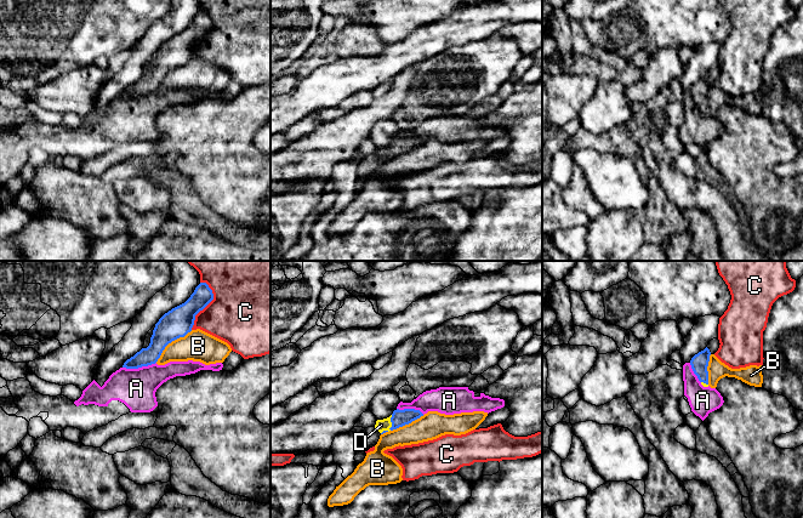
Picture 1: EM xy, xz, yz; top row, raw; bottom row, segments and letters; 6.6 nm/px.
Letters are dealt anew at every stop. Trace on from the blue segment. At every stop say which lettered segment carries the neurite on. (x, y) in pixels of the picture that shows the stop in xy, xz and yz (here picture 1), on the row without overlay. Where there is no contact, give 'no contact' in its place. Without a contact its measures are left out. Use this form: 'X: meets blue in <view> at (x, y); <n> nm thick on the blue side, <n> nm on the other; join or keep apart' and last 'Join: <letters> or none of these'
A: meets blue in xy at (138, 95); 120 nm thick on the blue side, 260 nm on the other; keep apart
B: meets blue in xy at (171, 69); 190 nm thick on the blue side, 200 nm on the other; keep apart
C: meets blue in xy at (205, 34); 190 nm thick on the blue side, 420 nm on the other; keep apart
D: meets blue in xz at (392, 154); 110 nm thick on the blue side, 80 nm on the other; join
Join: D

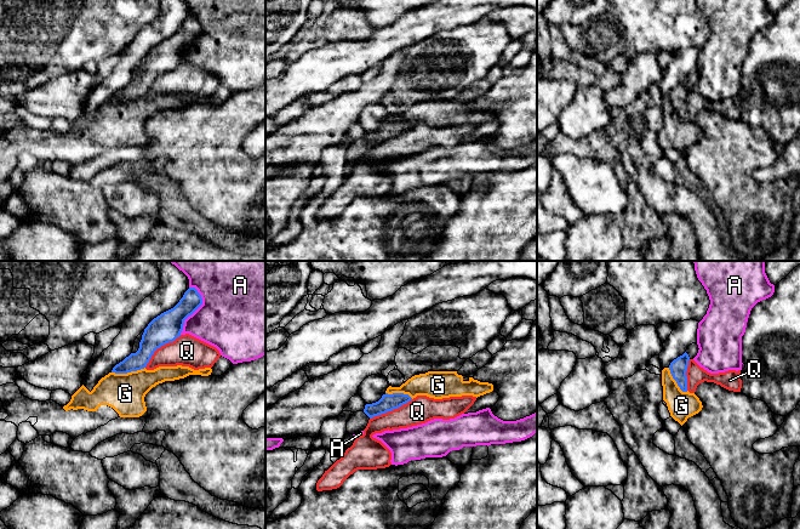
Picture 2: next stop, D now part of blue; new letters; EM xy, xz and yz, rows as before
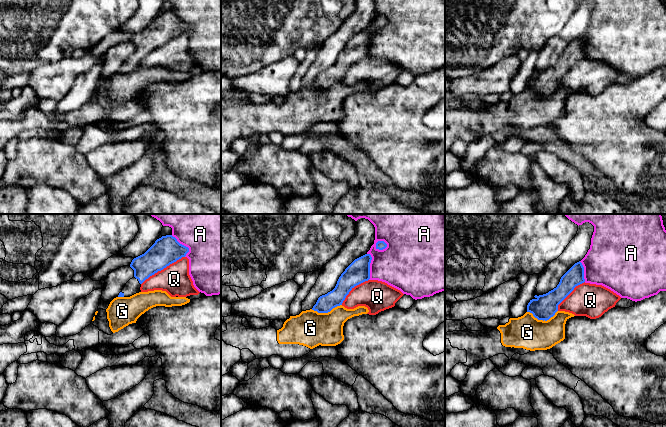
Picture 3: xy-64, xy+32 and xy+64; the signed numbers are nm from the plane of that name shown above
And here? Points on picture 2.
A: meets blue in xy at (194, 39); 190 nm thick on the blue side, 420 nm on the other; keep apart
G: meets blue in xy at (127, 100); 120 nm thick on the blue side, 260 nm on the other; keep apart
Q: meets blue in xz at (390, 138); 110 nm thick on the blue side, 180 nm on the other; keep apart
Join: none of these

